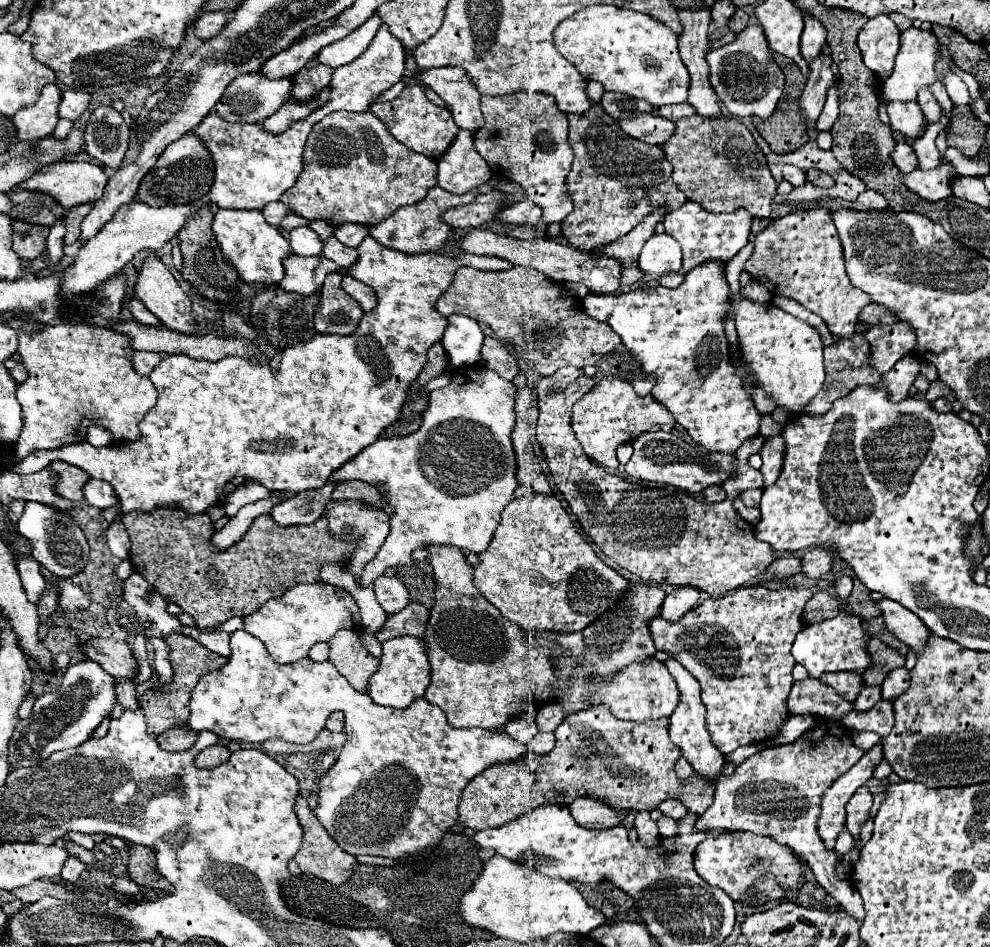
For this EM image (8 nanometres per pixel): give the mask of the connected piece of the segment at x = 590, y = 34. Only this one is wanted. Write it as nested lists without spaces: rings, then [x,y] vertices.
[[[588,5],[556,25],[554,47],[564,59],[568,59],[578,69],[578,73],[584,79],[602,83],[604,91],[626,93],[630,97],[648,101],[654,107],[684,103],[688,97],[690,77],[678,55],[678,35],[668,25],[644,13],[614,7],[614,5]]]

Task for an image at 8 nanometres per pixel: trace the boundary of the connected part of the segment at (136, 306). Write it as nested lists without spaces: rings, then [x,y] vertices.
[[[132,299],[130,301],[130,311],[132,311],[132,315],[142,323],[142,325],[160,325],[160,321],[158,321],[158,317],[156,315],[152,315],[138,299]]]

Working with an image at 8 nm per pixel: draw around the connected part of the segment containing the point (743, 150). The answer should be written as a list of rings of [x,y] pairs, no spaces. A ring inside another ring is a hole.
[[[698,113],[680,119],[674,135],[662,145],[662,151],[672,163],[672,179],[678,189],[706,211],[722,213],[744,207],[754,217],[770,217],[776,181],[752,133],[738,119],[720,117],[720,121],[708,121]]]

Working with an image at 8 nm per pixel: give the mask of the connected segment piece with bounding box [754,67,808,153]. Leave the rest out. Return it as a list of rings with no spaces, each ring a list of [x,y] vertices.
[[[784,67],[782,73],[786,77],[786,89],[778,101],[776,111],[770,119],[754,117],[758,133],[772,147],[774,153],[788,153],[808,141],[804,123],[800,121],[798,113],[798,99],[806,85],[806,77],[800,75],[796,67]]]

